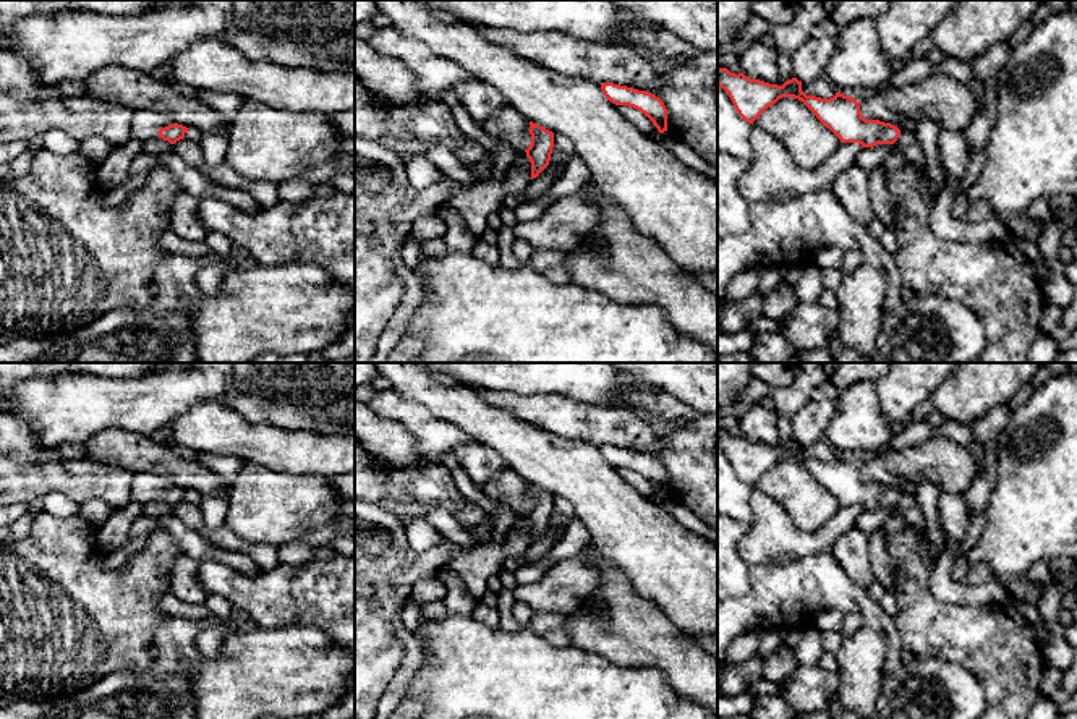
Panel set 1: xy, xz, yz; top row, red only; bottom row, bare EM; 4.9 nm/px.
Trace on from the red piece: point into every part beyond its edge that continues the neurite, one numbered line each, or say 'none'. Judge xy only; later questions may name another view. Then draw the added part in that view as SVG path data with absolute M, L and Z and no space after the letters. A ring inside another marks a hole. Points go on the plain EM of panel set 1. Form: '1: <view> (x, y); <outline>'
1: xy (146, 486); M134 473L131 502L147 505L159 500L159 492L173 487L172 481L157 473Z

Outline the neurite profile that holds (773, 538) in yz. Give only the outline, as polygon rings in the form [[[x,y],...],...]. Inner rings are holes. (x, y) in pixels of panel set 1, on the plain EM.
[[[753,487],[753,520],[748,534],[739,544],[740,557],[750,565],[774,565],[831,551],[836,541],[855,526],[862,507],[841,505],[837,513],[818,531],[798,530],[785,508]]]

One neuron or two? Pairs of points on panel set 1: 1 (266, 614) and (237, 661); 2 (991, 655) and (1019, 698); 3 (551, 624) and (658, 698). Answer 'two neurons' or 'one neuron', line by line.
1: two neurons
2: one neuron
3: two neurons

